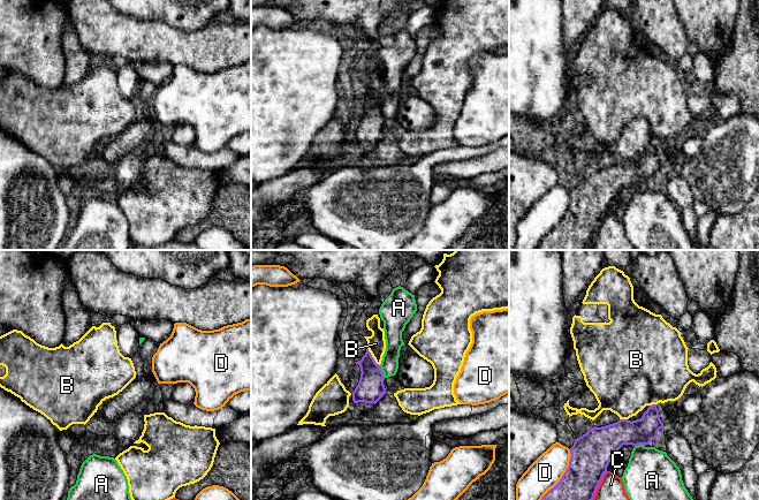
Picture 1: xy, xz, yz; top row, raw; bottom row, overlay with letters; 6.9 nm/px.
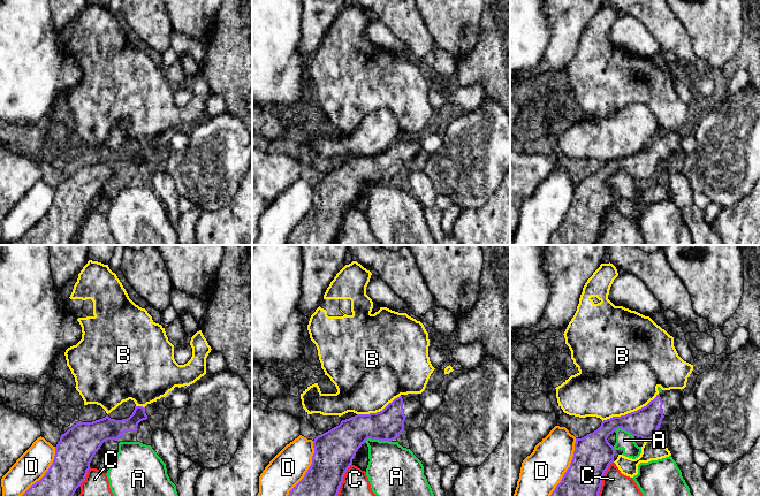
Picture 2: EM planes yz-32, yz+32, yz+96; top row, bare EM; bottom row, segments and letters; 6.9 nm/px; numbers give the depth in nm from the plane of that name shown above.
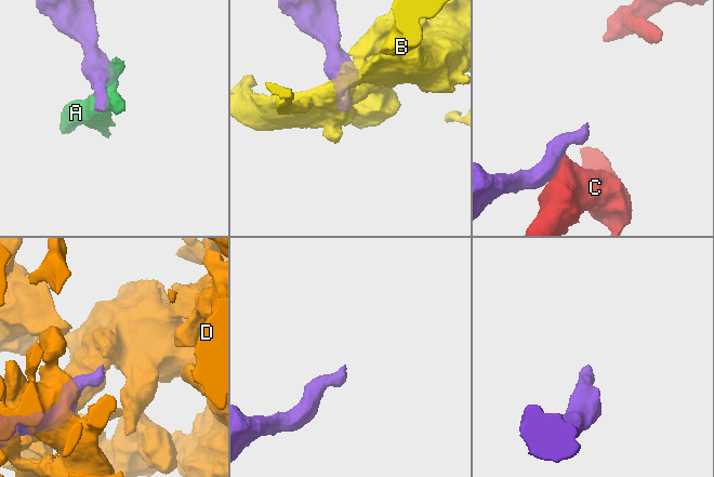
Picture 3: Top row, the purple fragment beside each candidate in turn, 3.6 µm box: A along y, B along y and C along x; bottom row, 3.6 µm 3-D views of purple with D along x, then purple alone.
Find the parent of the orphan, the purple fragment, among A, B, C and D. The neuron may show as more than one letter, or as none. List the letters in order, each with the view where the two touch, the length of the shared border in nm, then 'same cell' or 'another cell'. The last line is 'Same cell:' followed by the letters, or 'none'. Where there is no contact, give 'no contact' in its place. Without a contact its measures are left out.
A: contact in xz; length 100 nm; another cell
B: contact in xz; length 150 nm; another cell
C: contact in yz; length 240 nm; another cell
D: contact in yz; length 480 nm; another cell
Same cell: none

